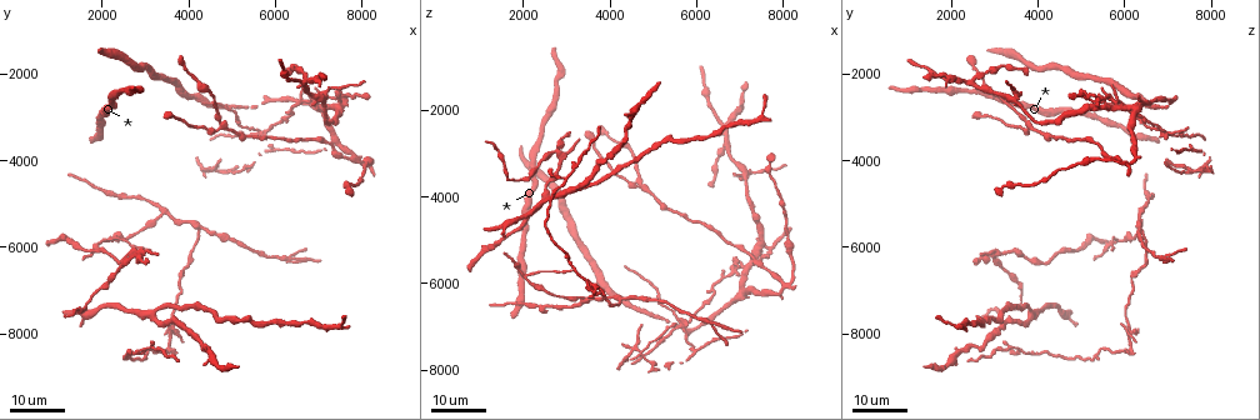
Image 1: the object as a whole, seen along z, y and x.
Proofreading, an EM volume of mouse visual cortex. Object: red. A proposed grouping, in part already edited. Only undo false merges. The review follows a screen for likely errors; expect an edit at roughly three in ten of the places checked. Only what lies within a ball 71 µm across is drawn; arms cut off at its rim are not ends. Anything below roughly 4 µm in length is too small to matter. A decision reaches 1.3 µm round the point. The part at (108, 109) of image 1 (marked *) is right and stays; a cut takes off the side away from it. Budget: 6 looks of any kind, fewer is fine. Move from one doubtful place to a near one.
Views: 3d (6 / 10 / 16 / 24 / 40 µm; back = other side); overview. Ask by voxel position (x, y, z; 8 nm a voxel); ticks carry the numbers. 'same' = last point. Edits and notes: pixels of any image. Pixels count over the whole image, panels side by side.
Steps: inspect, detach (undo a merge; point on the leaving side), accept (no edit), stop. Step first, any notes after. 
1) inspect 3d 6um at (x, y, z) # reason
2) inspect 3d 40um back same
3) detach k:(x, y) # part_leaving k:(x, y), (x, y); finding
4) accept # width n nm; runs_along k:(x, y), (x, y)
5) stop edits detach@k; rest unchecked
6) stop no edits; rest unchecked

inspect 3d 24um at (2000, 5850, 5850) # two arms in line, one across

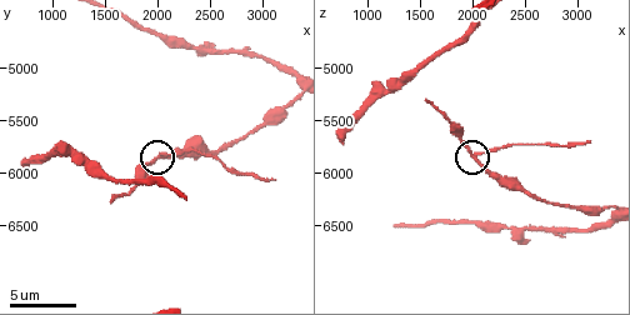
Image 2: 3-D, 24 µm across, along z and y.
inspect 3d 6um at (2040, 5820, 5840)

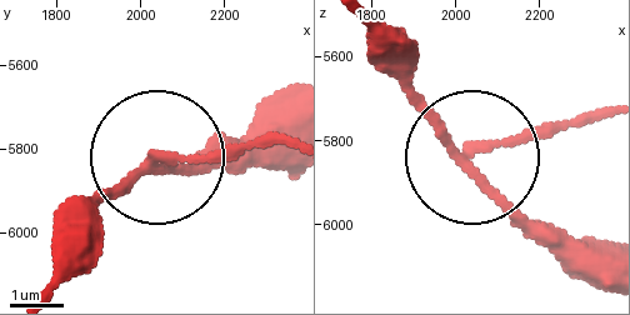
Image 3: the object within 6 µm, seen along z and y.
inspect 3d 6um back at (2020, 5840, 5830)

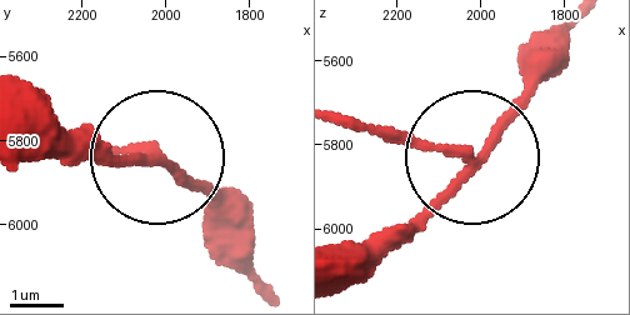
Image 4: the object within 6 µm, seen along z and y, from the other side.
accept # width 170 nm; all the same cell

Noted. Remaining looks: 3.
inspect 3d 24um at (4250, 5500, 6350) # arms part here

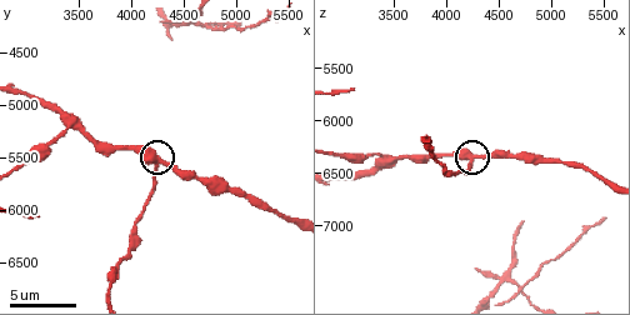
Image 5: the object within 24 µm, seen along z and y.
inspect 3d 10um at (4260, 5560, 6360)

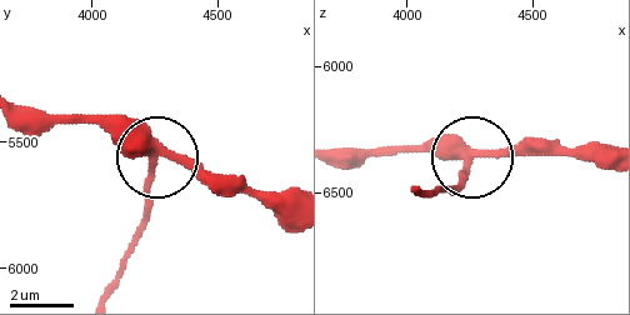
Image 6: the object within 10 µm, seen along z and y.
detach 6:(145, 204) # part_leaving 6:(151, 164), (151, 201), (114, 290); two cells meet here

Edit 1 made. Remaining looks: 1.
inspect 3d 6um at (3420, 5220, 6380) # thin arm on a thick one

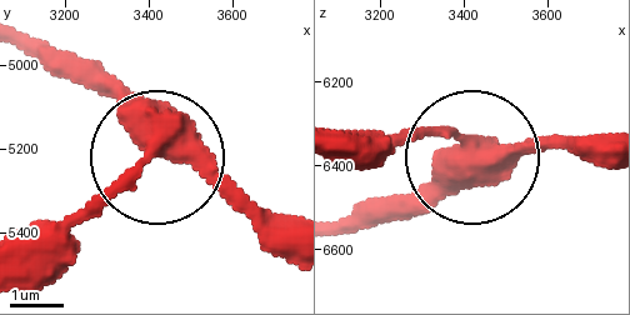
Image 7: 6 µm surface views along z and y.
accept # arms 4; runs_along 7:(29, 33), (110, 91), (136, 145), (204, 173), (294, 261); all the same cell

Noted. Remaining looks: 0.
stop edits detach@6; rest unchecked

